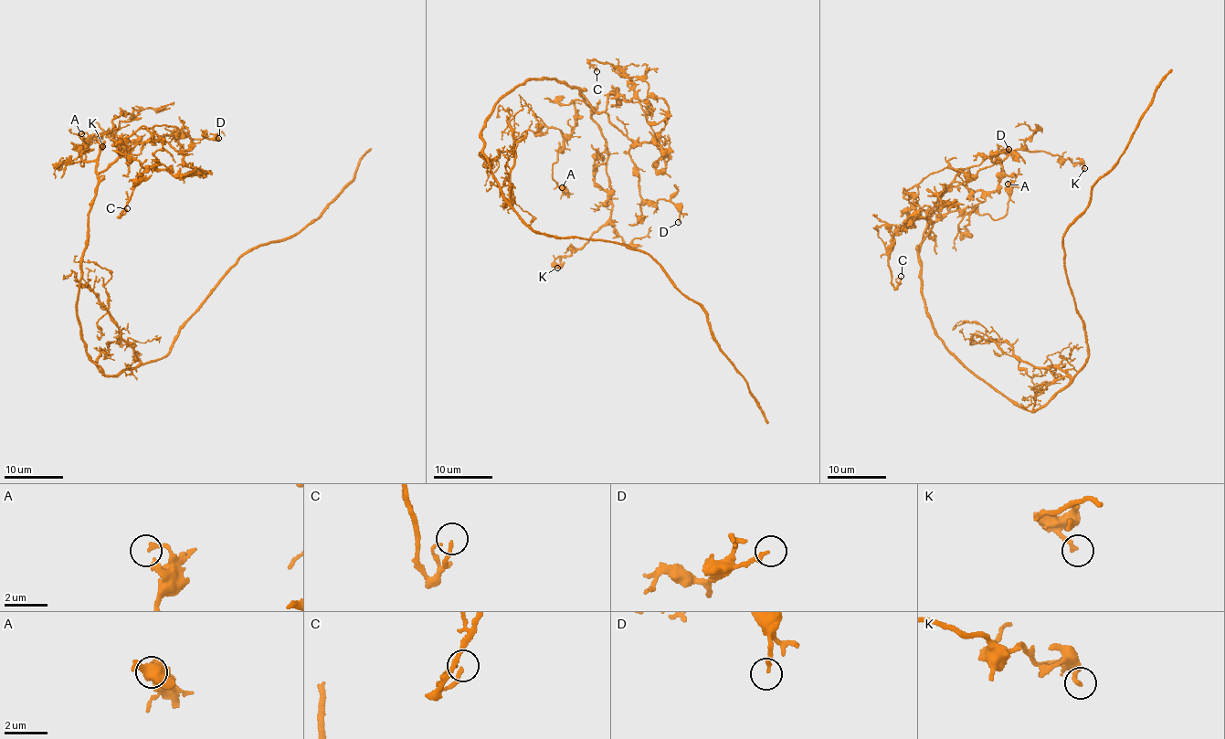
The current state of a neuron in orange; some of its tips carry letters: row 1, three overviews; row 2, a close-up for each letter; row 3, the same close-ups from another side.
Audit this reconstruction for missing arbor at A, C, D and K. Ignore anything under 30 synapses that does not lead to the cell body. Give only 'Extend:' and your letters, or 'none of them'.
Extend: none of them

